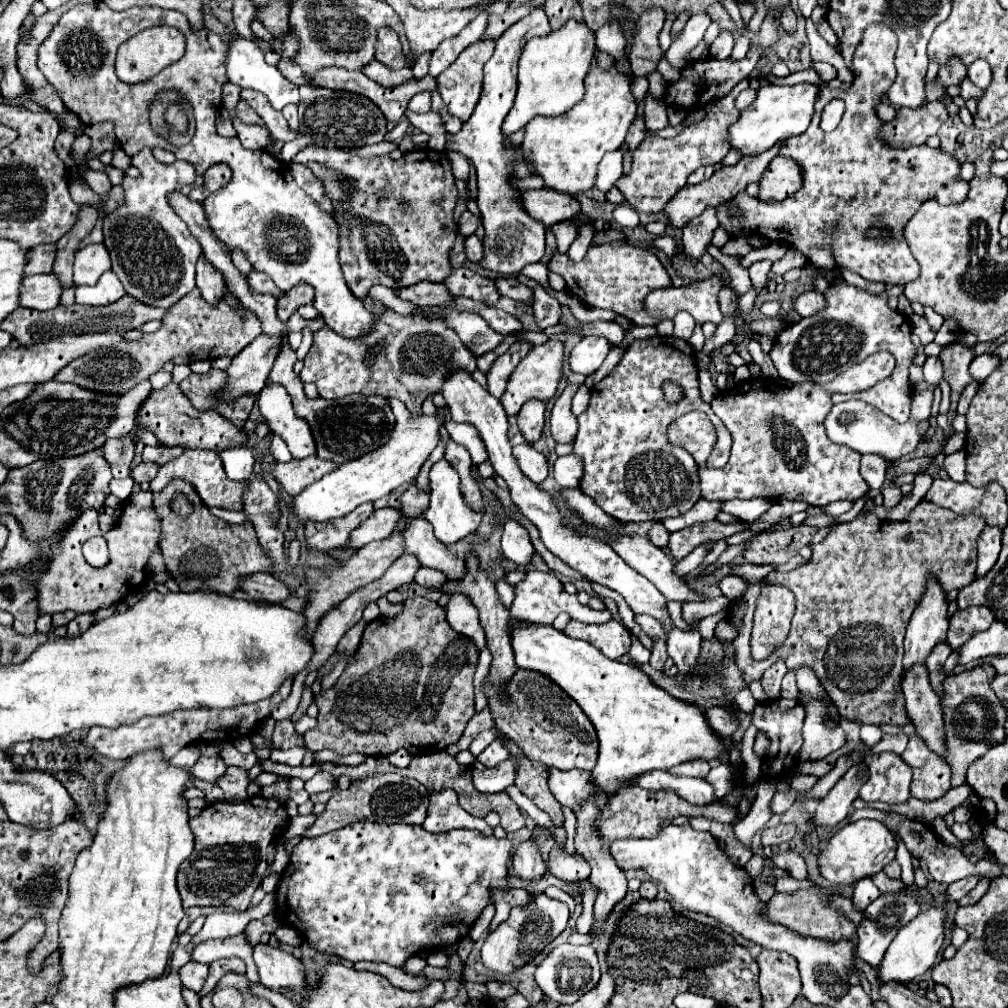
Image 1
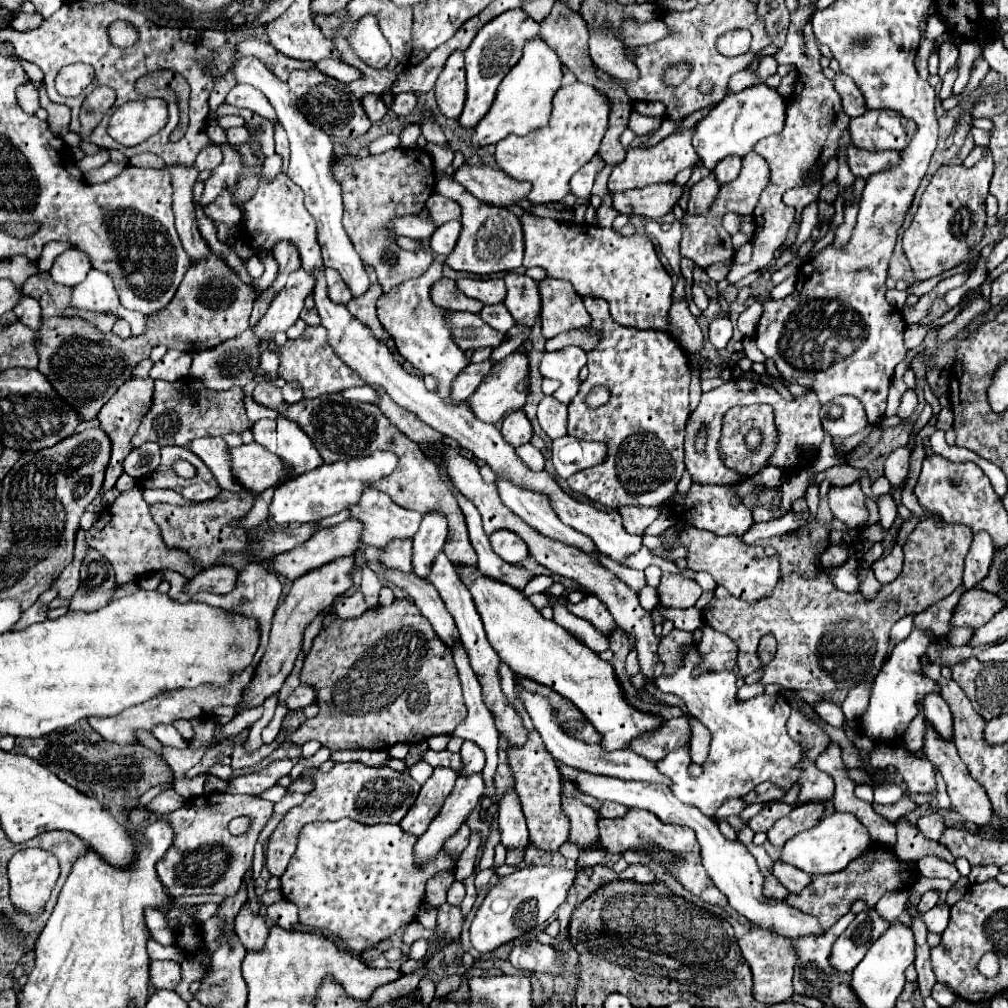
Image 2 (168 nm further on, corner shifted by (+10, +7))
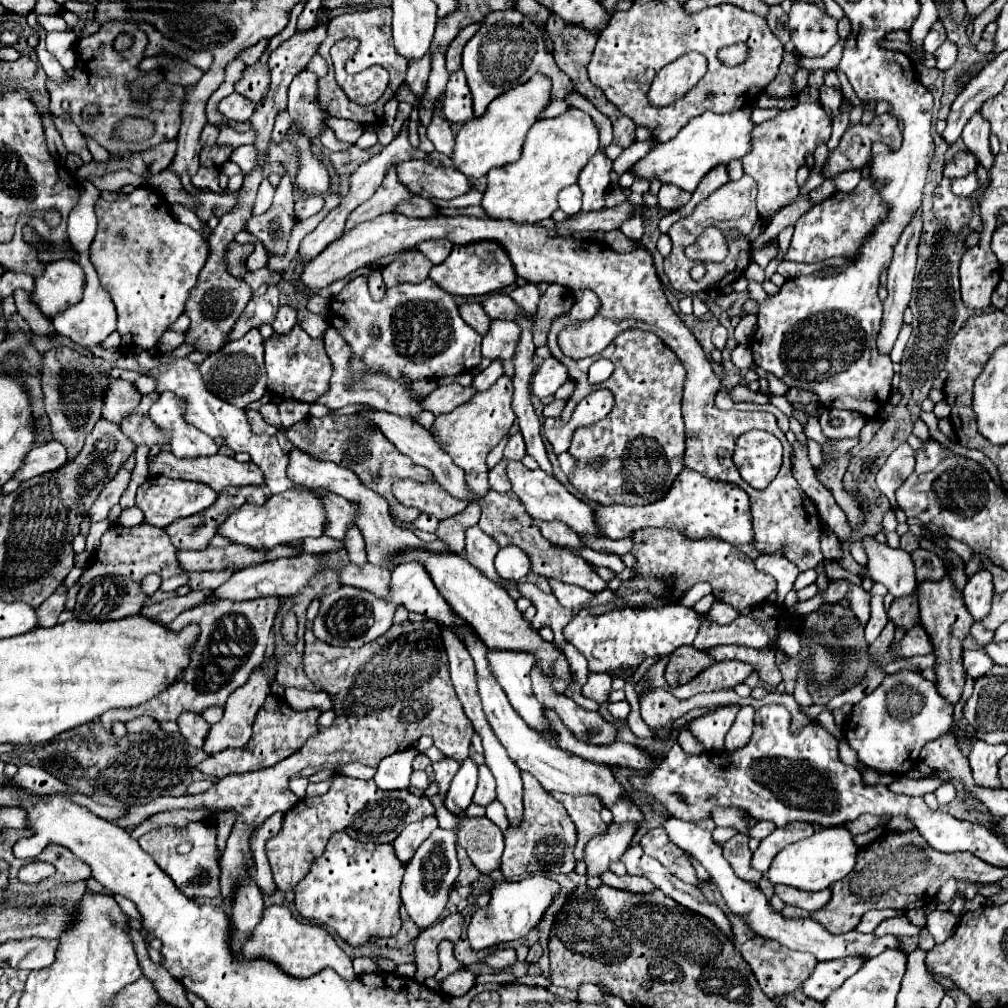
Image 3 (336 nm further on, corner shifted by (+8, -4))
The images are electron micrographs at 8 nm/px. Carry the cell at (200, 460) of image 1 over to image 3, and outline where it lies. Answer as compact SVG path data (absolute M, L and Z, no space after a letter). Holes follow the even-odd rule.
M154 476L148 478L136 494L136 506L144 512L144 522L158 526L158 528L166 528L168 524L172 524L178 518L186 518L192 514L198 514L206 508L210 508L216 502L216 492L212 492L212 488L208 488L206 484L188 484L186 480L168 480L164 476Z

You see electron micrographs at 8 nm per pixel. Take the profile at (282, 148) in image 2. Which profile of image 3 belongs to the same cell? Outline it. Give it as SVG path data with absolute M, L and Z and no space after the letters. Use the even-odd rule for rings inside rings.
M284 174L280 186L276 188L270 210L264 212L262 216L252 216L252 220L248 220L248 232L256 240L260 240L260 244L264 246L270 258L284 256L294 224L296 224L296 216L294 216L292 182L290 176Z

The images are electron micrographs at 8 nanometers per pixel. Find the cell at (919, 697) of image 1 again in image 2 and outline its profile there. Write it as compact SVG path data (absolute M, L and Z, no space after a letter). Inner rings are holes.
M926 721L926 733L924 733L924 747L922 747L922 751L926 753L928 761L944 777L944 781L948 785L948 795L952 799L952 807L962 815L962 819L968 821L968 823L974 823L974 825L994 825L994 815L992 815L992 807L990 807L990 799L986 797L986 791L982 789L982 785L978 785L970 777L970 773L966 773L966 765L962 763L954 741L948 741L948 739L940 737L930 721Z

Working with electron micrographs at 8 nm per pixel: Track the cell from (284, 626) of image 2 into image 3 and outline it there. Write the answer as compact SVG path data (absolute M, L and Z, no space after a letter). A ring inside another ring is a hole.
M266 662L266 666L258 668L256 672L252 672L250 680L240 686L238 690L234 690L224 706L224 716L220 722L212 724L210 730L208 730L208 736L204 740L204 746L202 750L206 754L218 754L222 750L228 750L228 748L244 748L248 744L248 740L252 738L252 722L254 722L254 716L256 712L260 710L262 702L264 702L264 696L270 694L270 684L274 682L274 676L276 676L276 670L274 670L274 662Z

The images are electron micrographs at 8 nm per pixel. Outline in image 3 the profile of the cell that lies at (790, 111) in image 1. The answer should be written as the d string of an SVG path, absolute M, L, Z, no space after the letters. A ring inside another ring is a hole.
M744 106L732 114L714 114L704 112L702 116L690 120L676 138L668 142L658 142L642 160L632 166L634 178L660 180L660 184L674 184L686 192L694 192L696 184L716 166L728 164L734 158L742 158L748 154L748 146L752 148L750 132L754 124L750 120L750 106Z

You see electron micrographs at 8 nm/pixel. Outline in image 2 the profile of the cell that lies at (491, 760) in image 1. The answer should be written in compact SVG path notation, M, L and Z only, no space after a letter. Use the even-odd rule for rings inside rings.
M466 741L460 749L460 755L462 755L462 761L464 761L464 769L462 769L462 775L472 775L472 773L478 773L482 771L484 763L486 763L486 757L482 753L482 749L476 745L476 743L470 743Z

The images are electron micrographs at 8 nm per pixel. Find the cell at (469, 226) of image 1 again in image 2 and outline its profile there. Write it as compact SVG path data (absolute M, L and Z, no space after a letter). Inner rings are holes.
M432 193L426 201L426 207L430 209L430 215L432 215L436 227L440 227L448 221L454 221L454 219L460 219L460 215L462 215L460 205L440 193Z

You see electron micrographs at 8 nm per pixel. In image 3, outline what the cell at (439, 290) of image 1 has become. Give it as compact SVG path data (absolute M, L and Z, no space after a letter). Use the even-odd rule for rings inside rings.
M476 302L462 304L462 306L460 306L460 314L462 314L464 322L468 322L480 336L484 336L484 334L488 332L492 320L488 318L488 314L484 312L484 308L482 308L480 304L476 304Z

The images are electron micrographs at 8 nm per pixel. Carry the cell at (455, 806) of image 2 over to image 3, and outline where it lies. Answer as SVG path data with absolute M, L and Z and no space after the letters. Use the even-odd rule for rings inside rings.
M436 828L416 850L414 858L406 864L406 874L404 874L402 888L400 888L402 904L408 916L416 922L416 926L428 928L434 922L438 922L440 914L444 912L448 904L448 894L458 878L458 872L460 868L456 860L456 836L452 836L452 832L448 830ZM410 906L412 906L412 914L410 914Z

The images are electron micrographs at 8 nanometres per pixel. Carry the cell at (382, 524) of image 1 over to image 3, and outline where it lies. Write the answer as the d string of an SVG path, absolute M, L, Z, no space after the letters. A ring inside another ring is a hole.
M302 554L302 556L292 556L292 558L280 558L274 562L264 562L258 566L248 566L248 568L238 570L226 584L212 590L210 600L242 602L242 600L254 600L254 598L266 598L266 596L286 598L300 592L308 584L308 580L316 574L316 566L318 566L318 558L314 554Z

